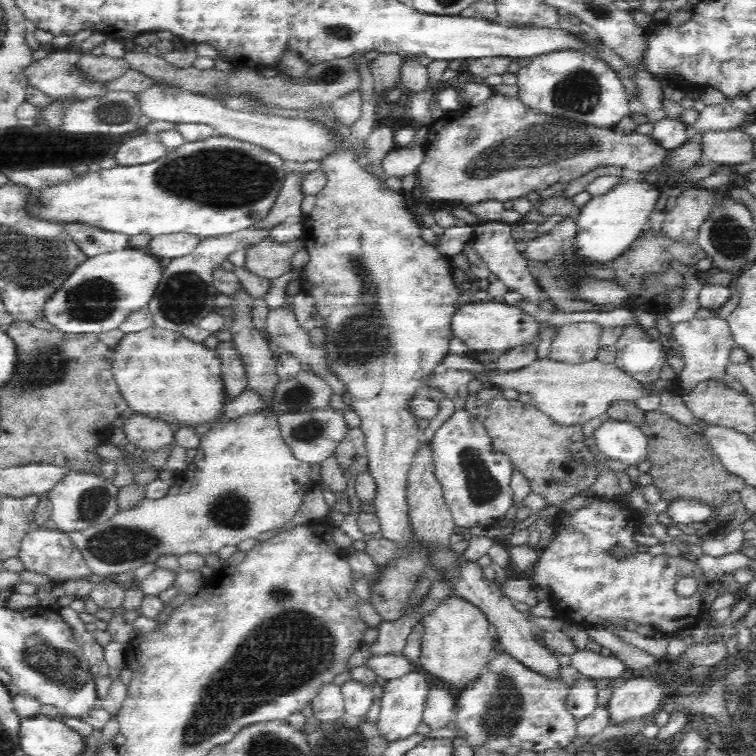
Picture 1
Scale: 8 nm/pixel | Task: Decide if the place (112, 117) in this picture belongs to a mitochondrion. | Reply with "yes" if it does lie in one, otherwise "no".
yes

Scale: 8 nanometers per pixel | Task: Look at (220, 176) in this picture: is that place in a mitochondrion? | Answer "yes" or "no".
yes

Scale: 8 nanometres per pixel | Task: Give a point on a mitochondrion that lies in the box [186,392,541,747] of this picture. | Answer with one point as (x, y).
(505, 709)

